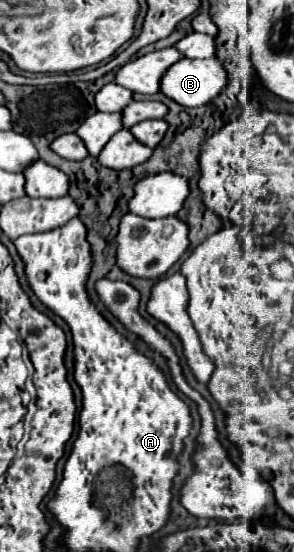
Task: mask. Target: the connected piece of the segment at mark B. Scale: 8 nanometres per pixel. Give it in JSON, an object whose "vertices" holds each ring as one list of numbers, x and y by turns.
{"vertices":[[217,57,181,59,161,77,161,93,183,107,201,107,227,85,227,73]]}

